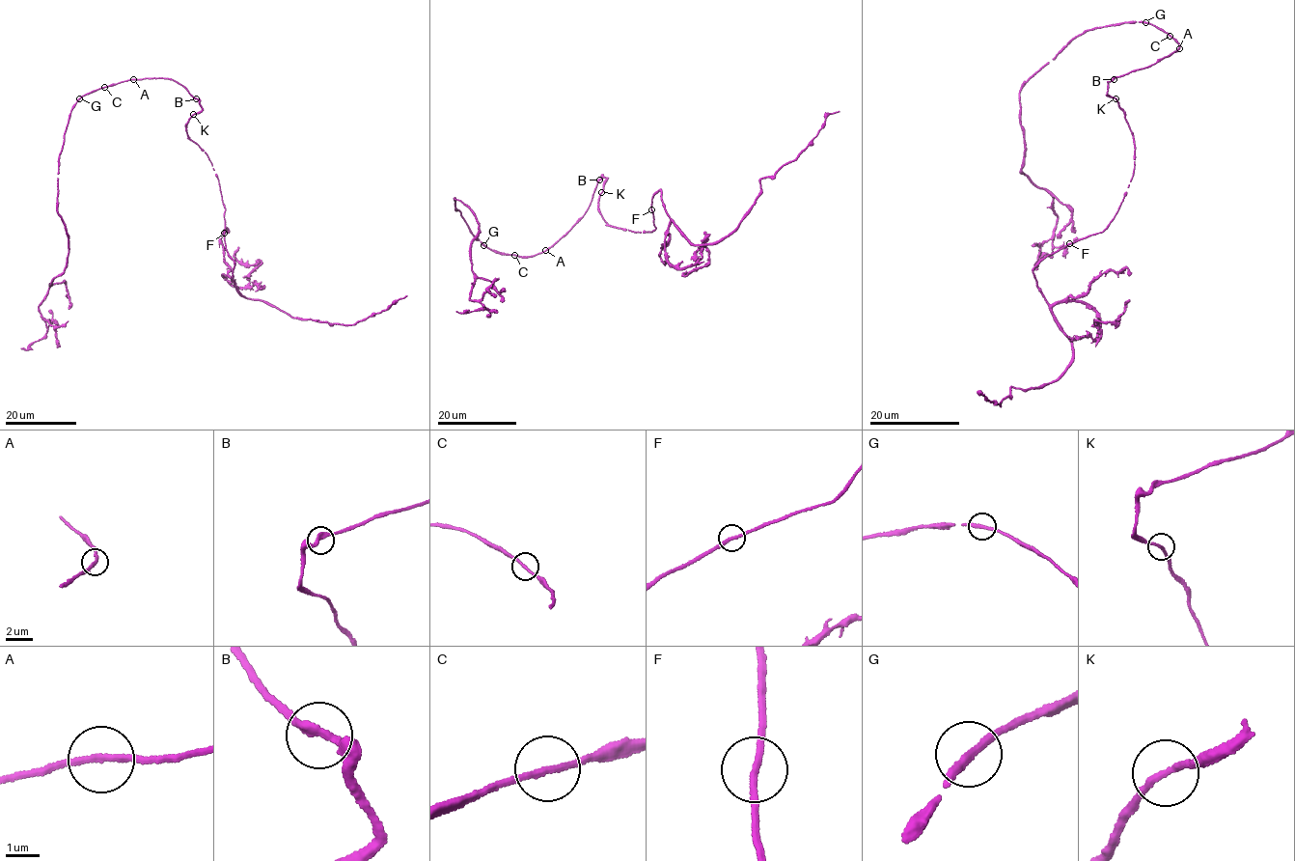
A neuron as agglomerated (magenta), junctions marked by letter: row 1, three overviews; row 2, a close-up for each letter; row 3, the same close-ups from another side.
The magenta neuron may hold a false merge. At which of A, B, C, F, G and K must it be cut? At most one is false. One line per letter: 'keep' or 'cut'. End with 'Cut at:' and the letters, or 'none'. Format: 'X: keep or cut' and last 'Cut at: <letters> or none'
A: keep
B: keep
C: keep
F: keep
G: keep
K: keep
Cut at: none

